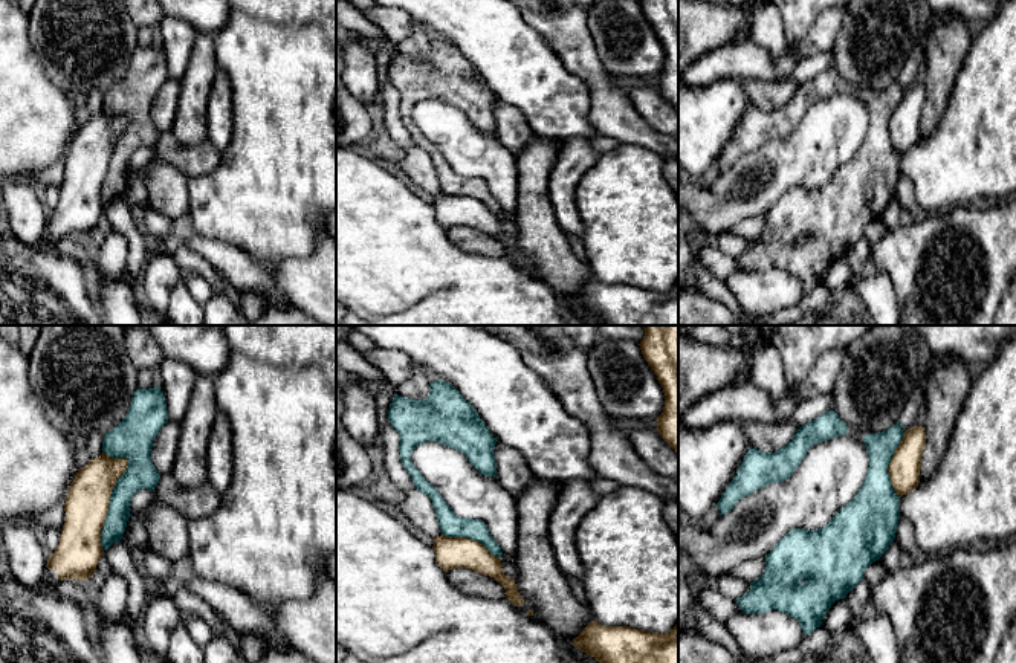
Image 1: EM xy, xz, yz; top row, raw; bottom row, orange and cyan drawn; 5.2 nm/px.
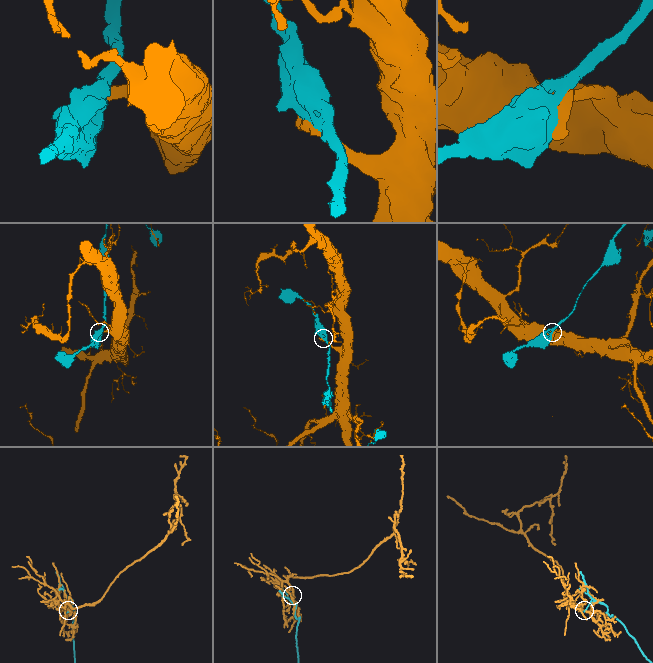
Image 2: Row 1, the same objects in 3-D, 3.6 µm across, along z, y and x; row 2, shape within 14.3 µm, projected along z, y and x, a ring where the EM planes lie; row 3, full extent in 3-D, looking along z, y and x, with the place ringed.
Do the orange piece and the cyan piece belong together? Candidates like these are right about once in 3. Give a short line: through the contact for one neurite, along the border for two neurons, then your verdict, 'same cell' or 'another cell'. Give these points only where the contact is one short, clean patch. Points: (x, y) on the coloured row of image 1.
another cell

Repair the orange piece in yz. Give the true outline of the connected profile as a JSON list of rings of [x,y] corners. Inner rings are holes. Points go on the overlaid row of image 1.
[[[912,426],[903,434],[898,448],[891,458],[888,474],[891,477],[891,484],[900,498],[914,490],[920,483],[924,443],[924,428]]]

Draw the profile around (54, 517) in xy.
[[[67,495],[58,504],[47,509],[41,515],[31,518],[29,521],[44,526],[44,527],[58,529],[61,532],[64,521],[66,521],[66,512],[64,512],[66,498],[67,498]]]

